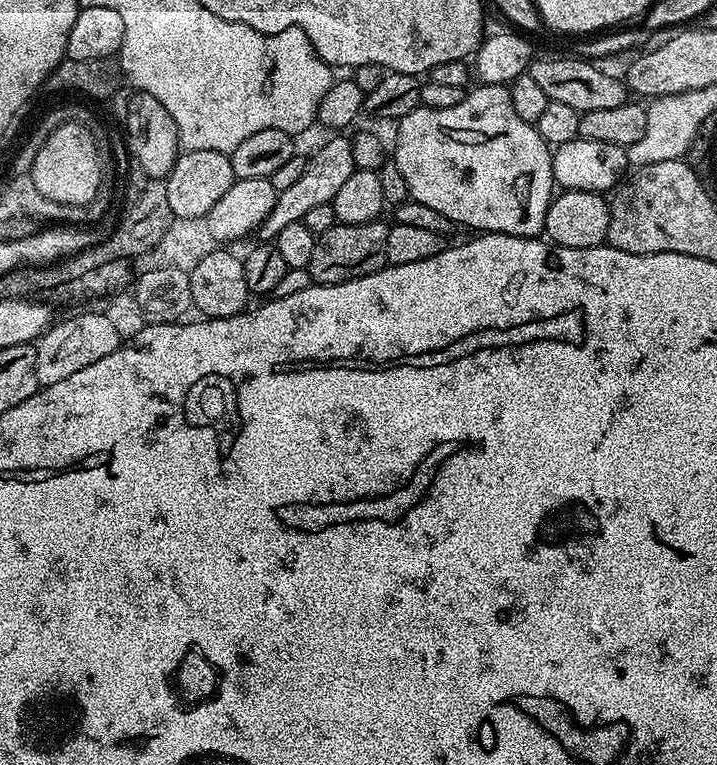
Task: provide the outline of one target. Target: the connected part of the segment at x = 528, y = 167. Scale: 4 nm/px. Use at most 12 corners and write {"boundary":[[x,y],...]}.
{"boundary":[[509,85],[395,128],[411,199],[536,238],[553,149]]}

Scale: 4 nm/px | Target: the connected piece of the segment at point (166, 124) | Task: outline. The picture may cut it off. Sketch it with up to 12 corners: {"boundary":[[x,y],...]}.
{"boundary":[[124,86],[110,107],[133,162],[167,177],[178,126],[151,94]]}

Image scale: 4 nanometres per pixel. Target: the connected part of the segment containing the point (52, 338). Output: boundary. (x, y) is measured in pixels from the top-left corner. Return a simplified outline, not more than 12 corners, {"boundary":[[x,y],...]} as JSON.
{"boundary":[[100,312],[53,323],[35,341],[40,385],[122,347]]}

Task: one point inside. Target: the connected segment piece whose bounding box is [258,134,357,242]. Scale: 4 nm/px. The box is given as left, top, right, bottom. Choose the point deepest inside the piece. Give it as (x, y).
(325, 172)

